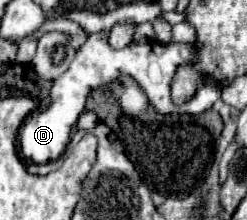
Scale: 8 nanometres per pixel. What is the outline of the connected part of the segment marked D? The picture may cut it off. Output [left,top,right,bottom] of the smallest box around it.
[19,29,217,163]

